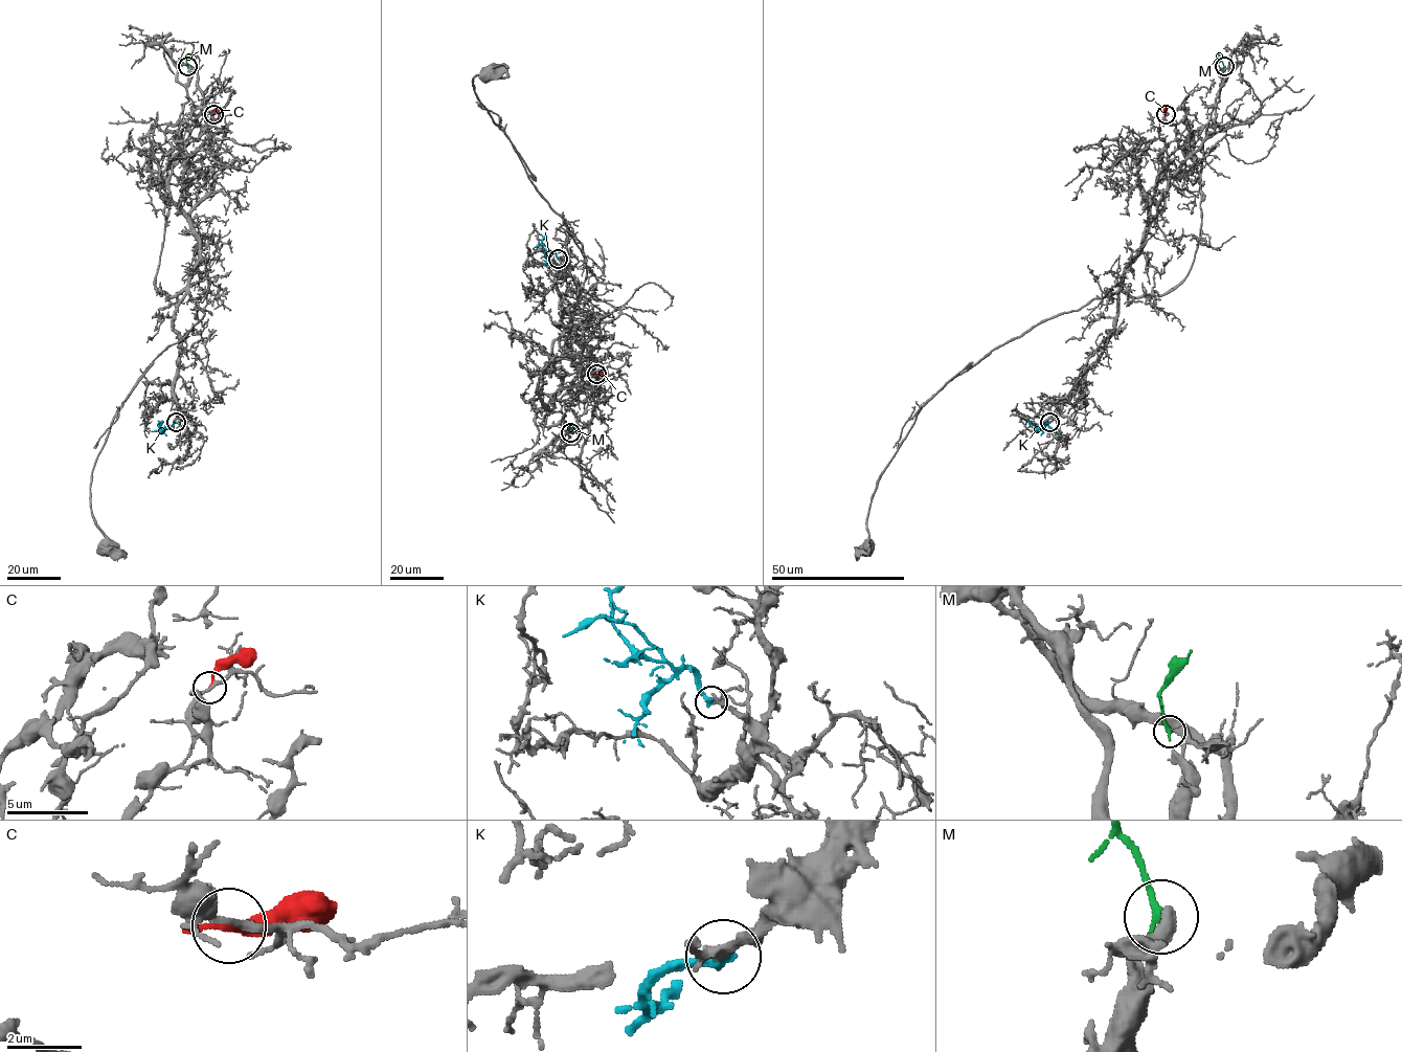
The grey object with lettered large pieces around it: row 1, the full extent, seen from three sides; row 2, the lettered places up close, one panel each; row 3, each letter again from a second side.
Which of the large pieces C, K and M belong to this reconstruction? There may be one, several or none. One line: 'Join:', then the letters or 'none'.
Join: K, M

